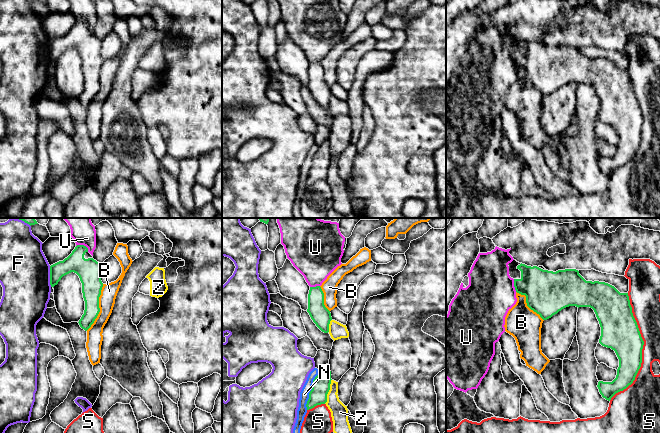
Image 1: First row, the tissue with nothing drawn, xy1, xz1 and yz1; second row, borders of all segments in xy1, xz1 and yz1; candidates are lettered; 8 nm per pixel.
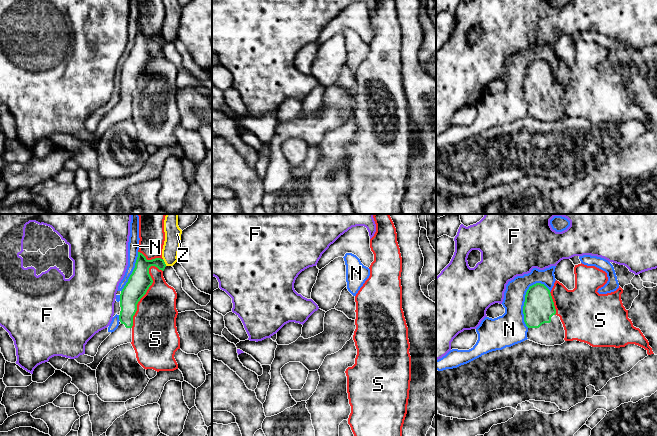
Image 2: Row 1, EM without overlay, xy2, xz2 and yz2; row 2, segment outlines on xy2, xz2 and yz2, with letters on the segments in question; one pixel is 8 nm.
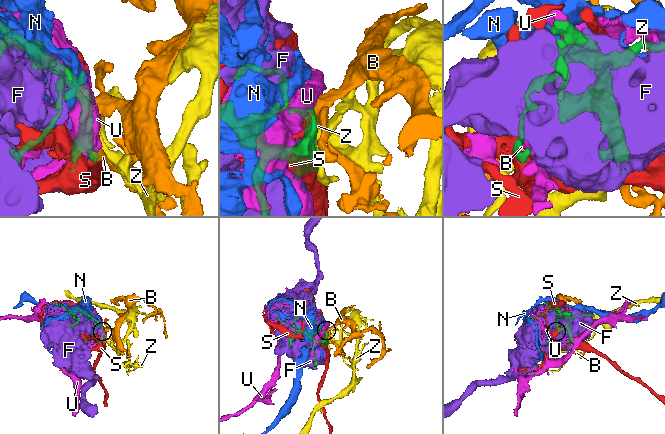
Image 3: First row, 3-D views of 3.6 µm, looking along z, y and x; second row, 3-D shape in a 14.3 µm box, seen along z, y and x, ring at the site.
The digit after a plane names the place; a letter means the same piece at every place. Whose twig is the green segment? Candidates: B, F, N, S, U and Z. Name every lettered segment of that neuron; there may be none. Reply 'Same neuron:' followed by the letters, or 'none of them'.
Same neuron: none of them

